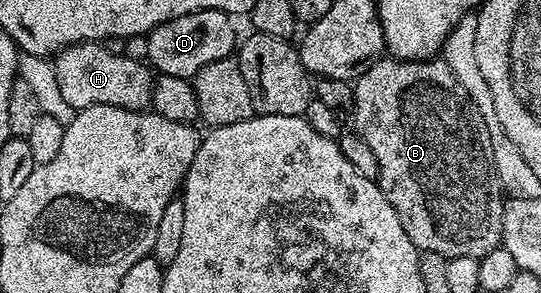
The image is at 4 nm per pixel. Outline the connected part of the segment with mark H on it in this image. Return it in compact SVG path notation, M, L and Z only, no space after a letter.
M82 41L79 45L70 45L53 58L56 84L64 101L75 110L93 105L149 110L155 78L151 66L106 48L110 47L97 41Z

